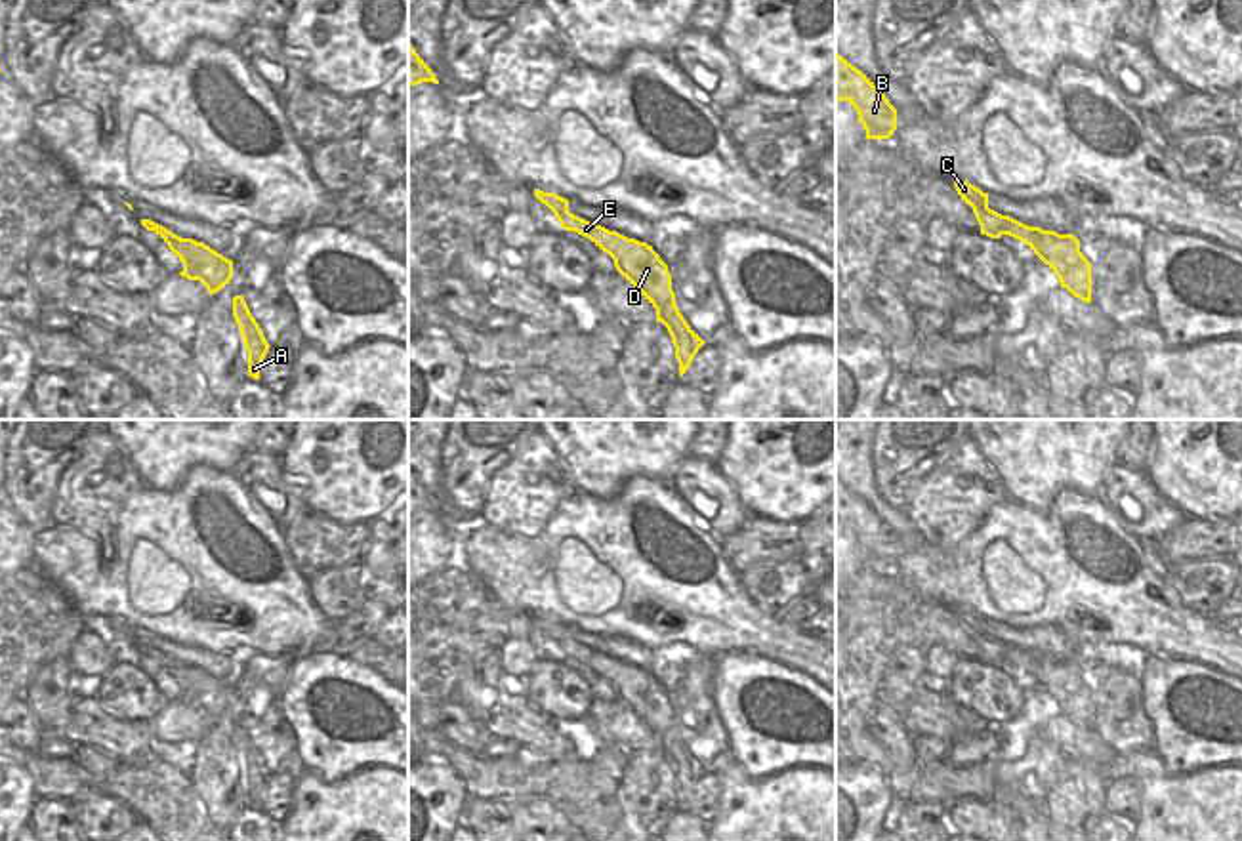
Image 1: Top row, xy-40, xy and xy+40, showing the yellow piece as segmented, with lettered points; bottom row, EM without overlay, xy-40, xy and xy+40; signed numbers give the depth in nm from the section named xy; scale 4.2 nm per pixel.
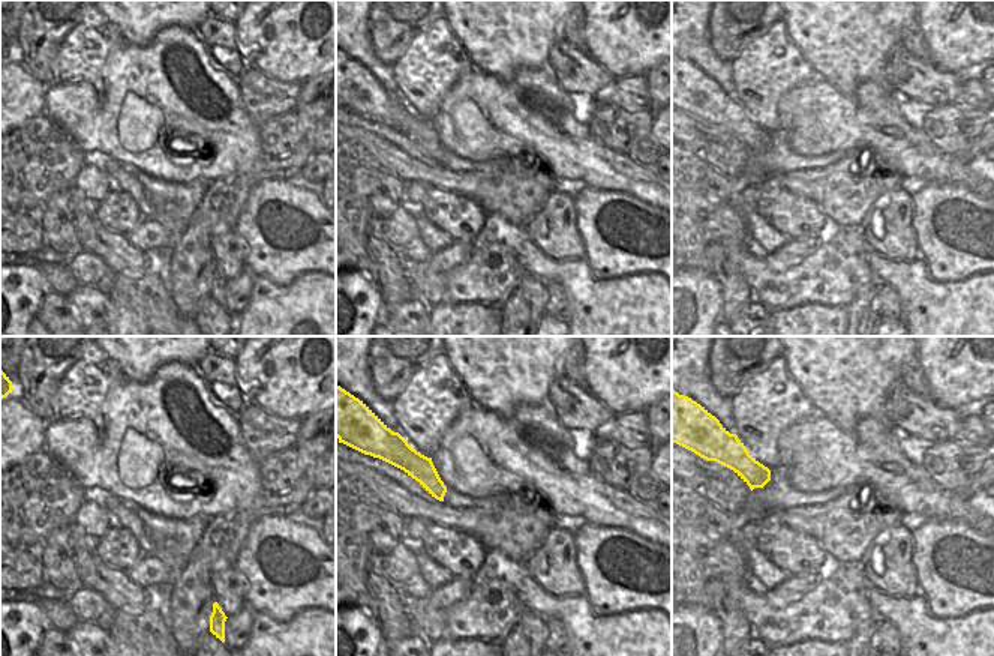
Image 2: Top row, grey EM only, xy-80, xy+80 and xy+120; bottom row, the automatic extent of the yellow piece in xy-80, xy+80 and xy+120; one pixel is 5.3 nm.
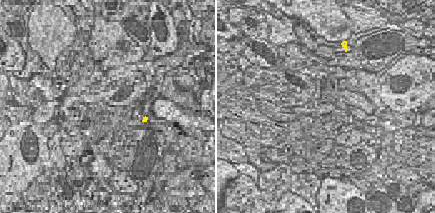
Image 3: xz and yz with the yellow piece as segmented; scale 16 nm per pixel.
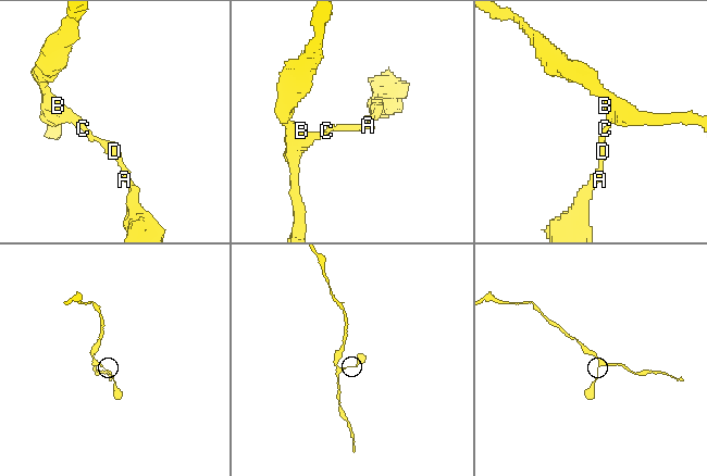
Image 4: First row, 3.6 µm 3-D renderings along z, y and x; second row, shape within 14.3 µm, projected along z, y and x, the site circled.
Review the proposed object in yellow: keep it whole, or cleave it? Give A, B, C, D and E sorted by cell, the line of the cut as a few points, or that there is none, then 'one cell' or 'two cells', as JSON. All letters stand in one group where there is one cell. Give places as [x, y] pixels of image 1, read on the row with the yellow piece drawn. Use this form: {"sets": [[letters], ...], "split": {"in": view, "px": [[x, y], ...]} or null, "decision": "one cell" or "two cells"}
{"sets": [["A", "B", "C", "D", "E"]], "split": null, "decision": "one cell"}

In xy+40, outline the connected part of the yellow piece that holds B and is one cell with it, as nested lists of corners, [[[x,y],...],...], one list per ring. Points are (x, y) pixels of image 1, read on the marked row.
[[[836,51],[836,99],[849,101],[866,139],[889,139],[897,130],[897,109],[885,93],[843,55]]]

